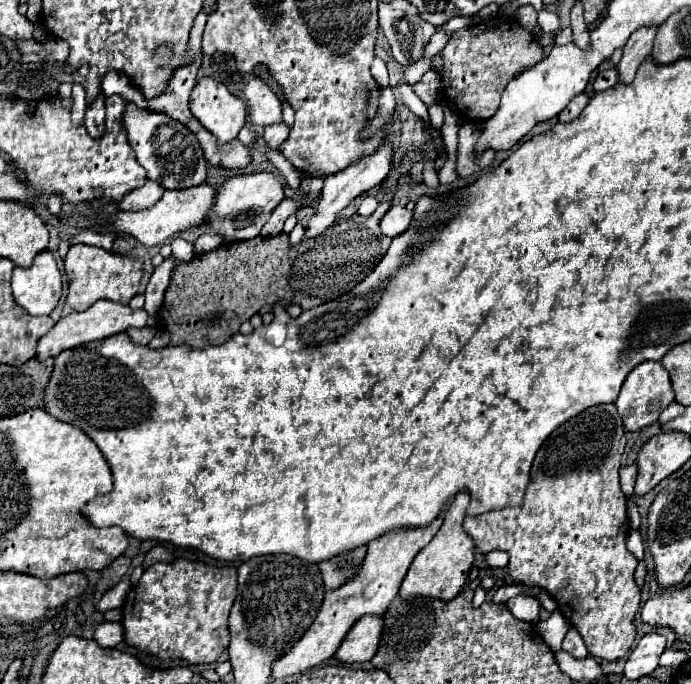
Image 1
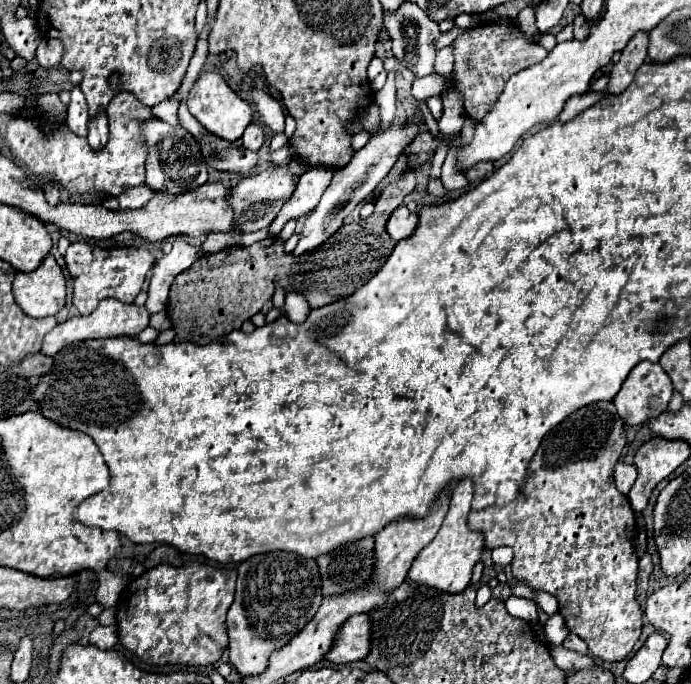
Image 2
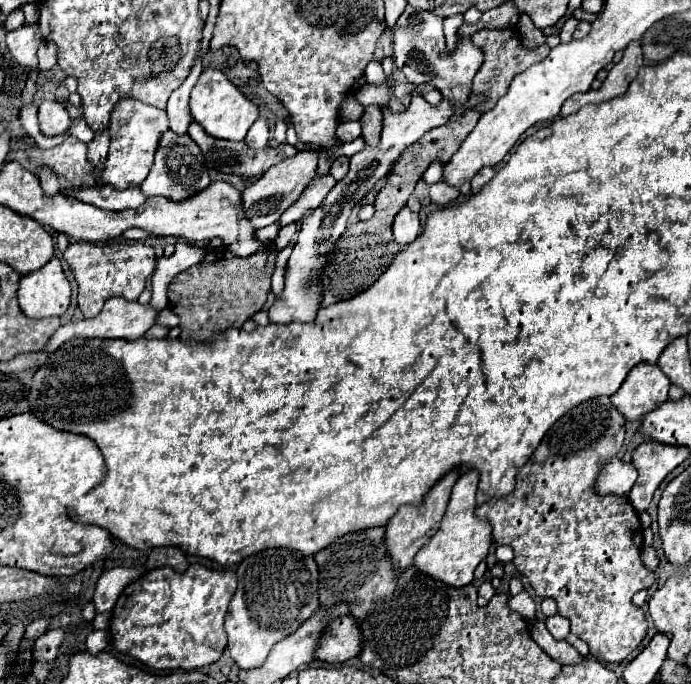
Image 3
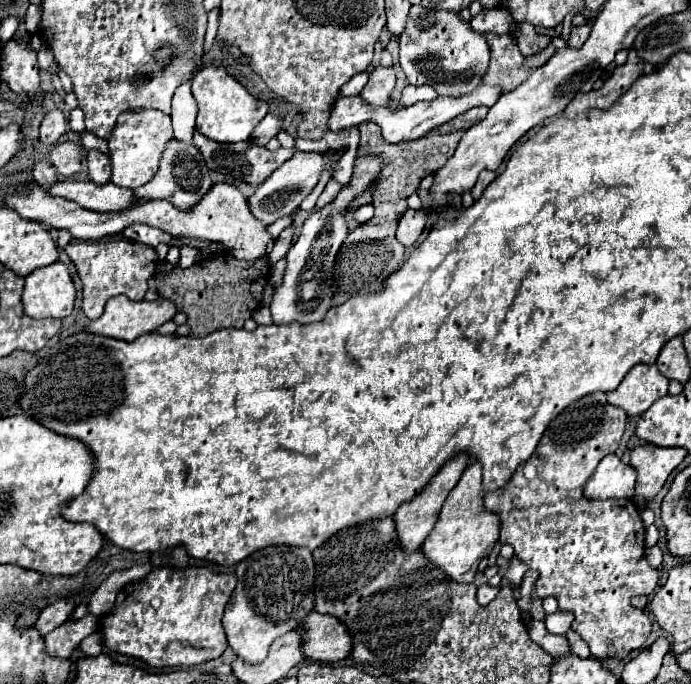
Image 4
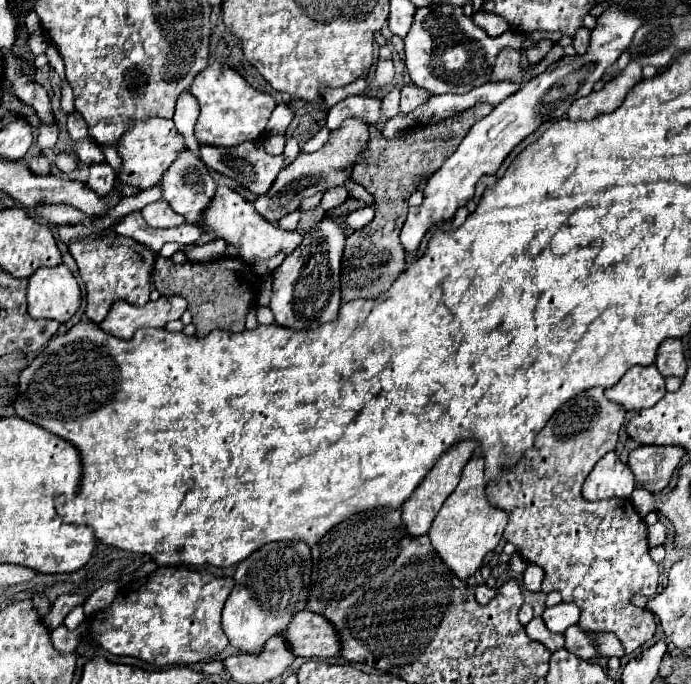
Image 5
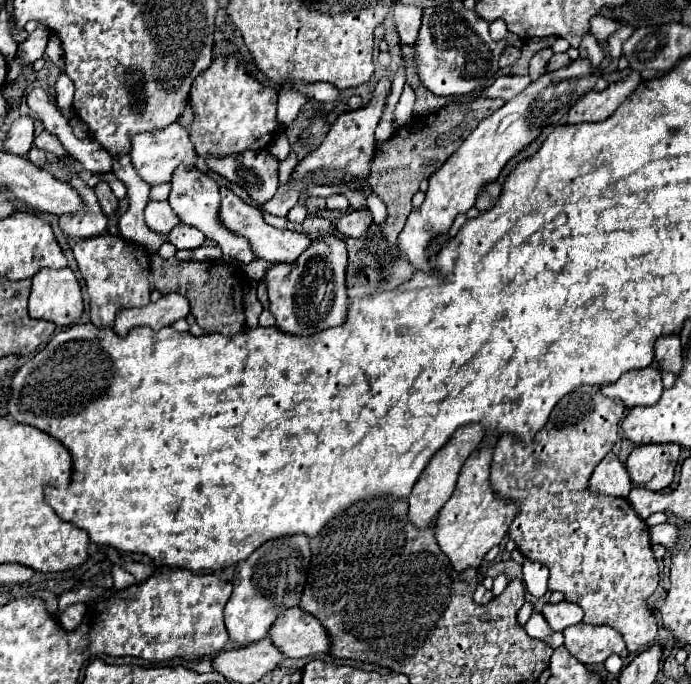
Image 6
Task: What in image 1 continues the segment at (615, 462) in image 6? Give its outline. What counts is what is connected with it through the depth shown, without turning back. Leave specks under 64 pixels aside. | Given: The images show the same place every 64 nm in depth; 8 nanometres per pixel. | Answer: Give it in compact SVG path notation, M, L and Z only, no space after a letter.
M634 464L620 468L620 486L622 486L622 492L624 492L628 498L634 494L636 474L638 474L638 466L634 466Z

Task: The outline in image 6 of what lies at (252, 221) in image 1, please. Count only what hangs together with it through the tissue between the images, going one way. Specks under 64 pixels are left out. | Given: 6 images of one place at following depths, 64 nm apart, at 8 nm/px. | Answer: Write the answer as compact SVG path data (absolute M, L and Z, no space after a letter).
M382 78L374 88L374 98L364 108L338 116L336 122L330 126L330 132L326 134L322 146L316 152L304 156L296 164L286 186L280 184L276 194L270 198L268 204L262 206L262 210L274 216L286 216L288 210L298 204L298 198L302 194L322 196L322 198L328 198L330 194L346 194L354 210L366 208L364 198L370 192L370 188L366 186L366 176L370 174L370 158L374 154L374 128L382 116L382 106L388 92L390 92L390 80Z

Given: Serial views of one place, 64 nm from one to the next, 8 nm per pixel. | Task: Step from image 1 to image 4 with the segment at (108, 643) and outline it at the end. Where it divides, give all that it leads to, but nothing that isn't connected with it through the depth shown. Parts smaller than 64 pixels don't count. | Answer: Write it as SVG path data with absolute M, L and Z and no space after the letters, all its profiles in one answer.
M96 630L92 632L90 636L86 636L82 642L80 642L80 648L84 650L86 656L98 656L104 648L104 642L102 642L102 634Z

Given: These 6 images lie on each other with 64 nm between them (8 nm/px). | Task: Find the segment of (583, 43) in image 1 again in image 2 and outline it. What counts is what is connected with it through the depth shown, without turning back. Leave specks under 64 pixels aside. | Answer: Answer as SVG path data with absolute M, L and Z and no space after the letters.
M576 14L576 18L574 18L574 38L586 40L588 34L590 34L590 24L586 22L584 14Z

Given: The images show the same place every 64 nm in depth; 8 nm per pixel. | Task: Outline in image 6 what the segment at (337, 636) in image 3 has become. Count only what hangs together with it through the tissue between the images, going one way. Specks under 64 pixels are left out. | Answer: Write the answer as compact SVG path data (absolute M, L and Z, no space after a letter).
M300 608L286 610L272 626L270 638L288 658L306 658L330 652L330 634L322 622Z

